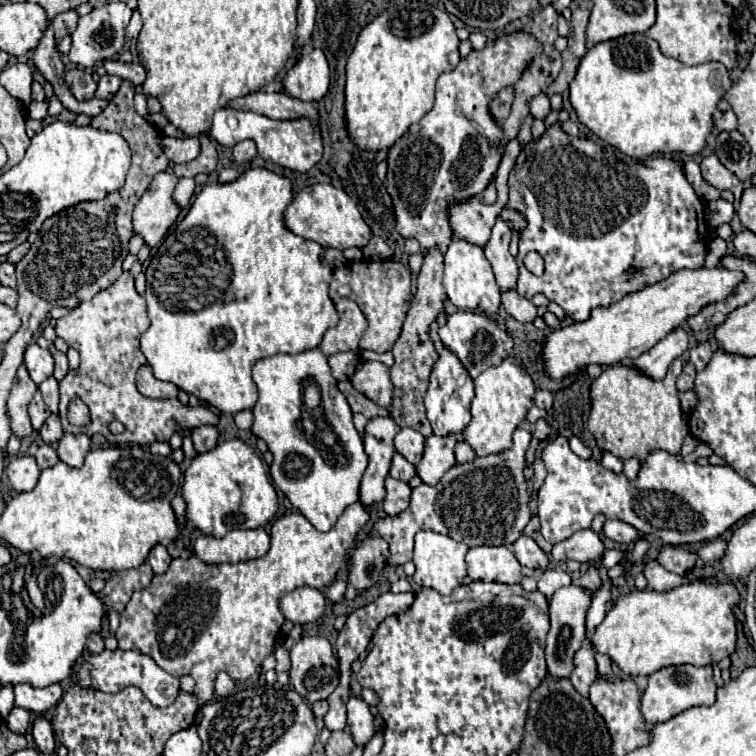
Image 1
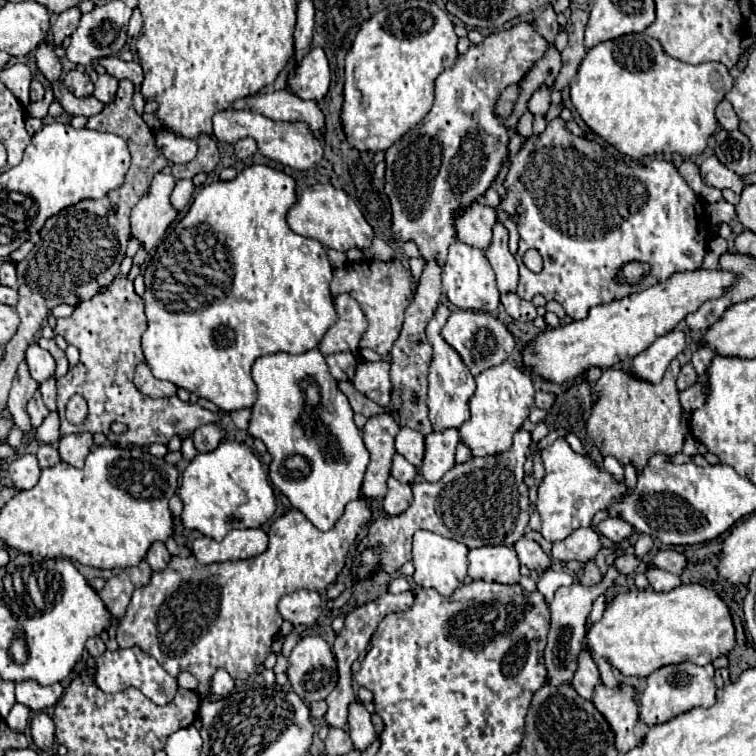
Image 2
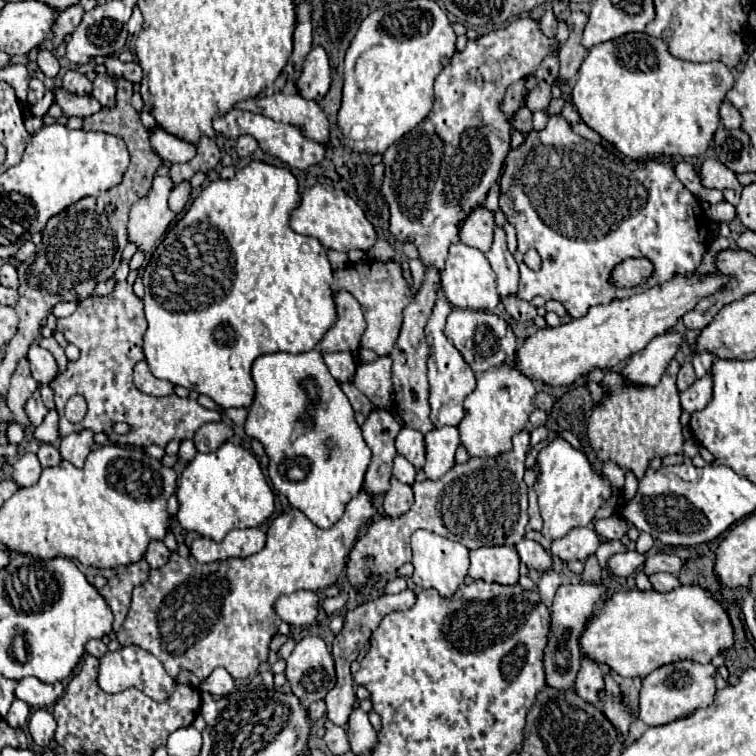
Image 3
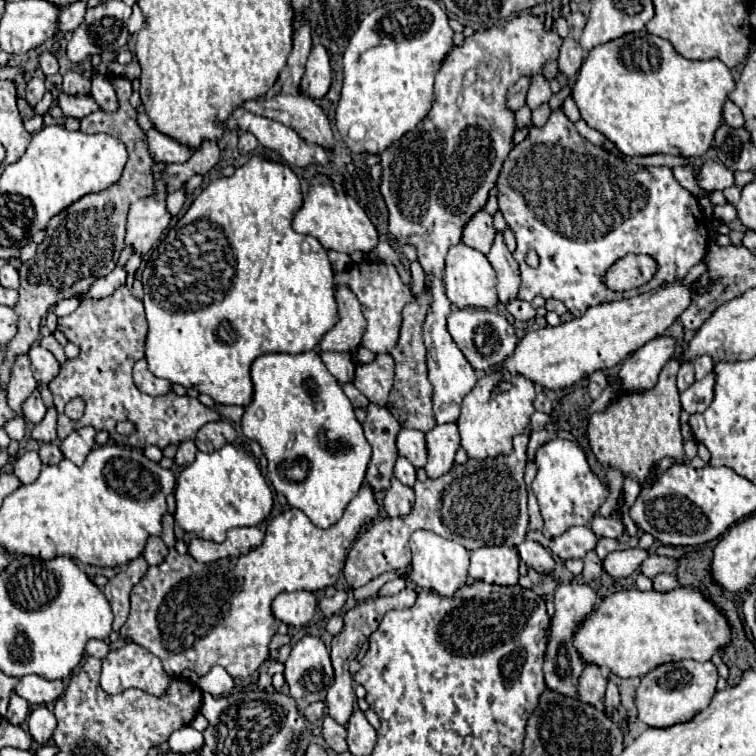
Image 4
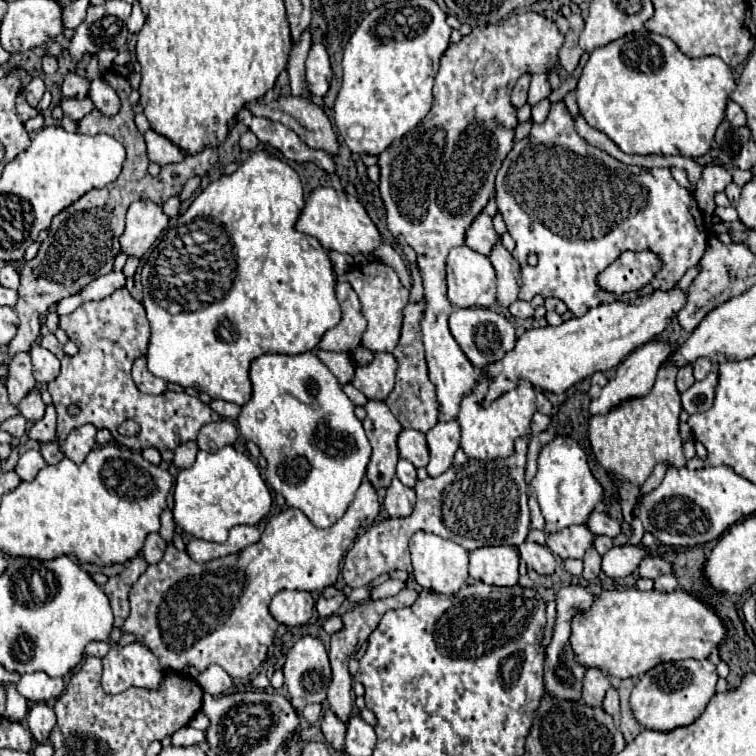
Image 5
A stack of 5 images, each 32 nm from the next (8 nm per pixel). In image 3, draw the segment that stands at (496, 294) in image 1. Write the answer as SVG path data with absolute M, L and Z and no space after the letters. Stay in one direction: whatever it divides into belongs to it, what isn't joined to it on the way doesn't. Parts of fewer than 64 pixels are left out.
M462 242L454 244L448 252L446 268L442 272L442 288L446 292L446 298L458 308L472 308L472 310L492 312L500 302L500 296L496 292L496 274L492 270L490 262L486 260L486 256L480 250L470 248Z

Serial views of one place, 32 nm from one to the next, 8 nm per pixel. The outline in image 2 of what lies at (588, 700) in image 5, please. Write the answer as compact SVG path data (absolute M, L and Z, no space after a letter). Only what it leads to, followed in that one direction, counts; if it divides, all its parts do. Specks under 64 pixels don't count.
M582 650L578 656L578 664L580 668L576 670L576 676L572 680L574 690L584 698L584 700L592 700L594 696L594 688L602 684L600 680L600 670L592 660L592 654L588 650Z

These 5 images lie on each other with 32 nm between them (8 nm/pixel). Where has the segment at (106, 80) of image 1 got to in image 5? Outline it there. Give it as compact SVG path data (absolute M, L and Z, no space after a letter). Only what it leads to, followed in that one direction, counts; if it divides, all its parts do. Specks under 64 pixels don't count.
M102 78L92 80L88 98L92 100L94 108L100 110L104 116L114 116L114 114L118 114L118 110L120 110L120 98L118 98L118 94L114 92L112 86L104 84Z

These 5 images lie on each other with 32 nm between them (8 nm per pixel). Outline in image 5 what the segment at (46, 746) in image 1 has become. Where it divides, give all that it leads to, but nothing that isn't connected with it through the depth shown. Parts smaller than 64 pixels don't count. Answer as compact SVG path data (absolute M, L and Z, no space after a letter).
M48 702L30 704L26 720L28 720L28 728L30 728L36 742L44 742L50 736L50 730L54 728L54 724L56 724L54 710Z

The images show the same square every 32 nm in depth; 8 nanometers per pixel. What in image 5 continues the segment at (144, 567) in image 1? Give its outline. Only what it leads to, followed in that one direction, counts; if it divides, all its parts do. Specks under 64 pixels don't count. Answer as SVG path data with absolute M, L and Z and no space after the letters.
M134 558L126 564L122 574L108 578L108 582L104 584L104 592L114 610L116 628L120 628L124 624L124 620L128 618L128 592L130 592L132 584L138 580L138 576L146 570L146 566L148 566L148 562L144 558Z

